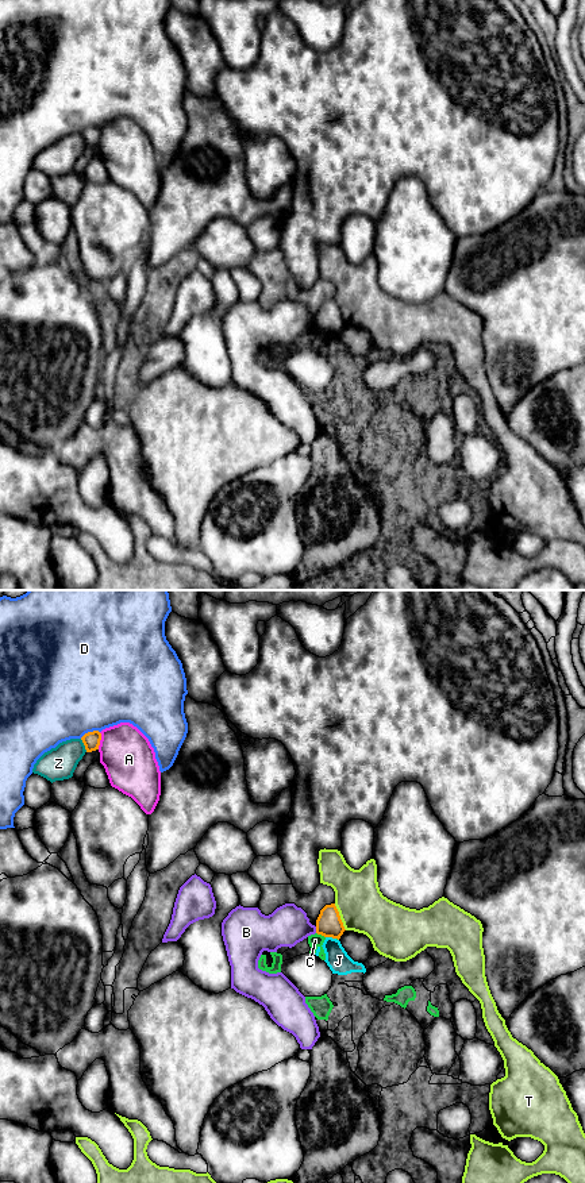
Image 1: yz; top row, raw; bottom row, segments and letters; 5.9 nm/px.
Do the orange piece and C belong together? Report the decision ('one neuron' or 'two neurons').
two neurons

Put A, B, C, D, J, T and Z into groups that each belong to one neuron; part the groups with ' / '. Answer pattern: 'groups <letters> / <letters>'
groups A / B / C J / D / T / Z

